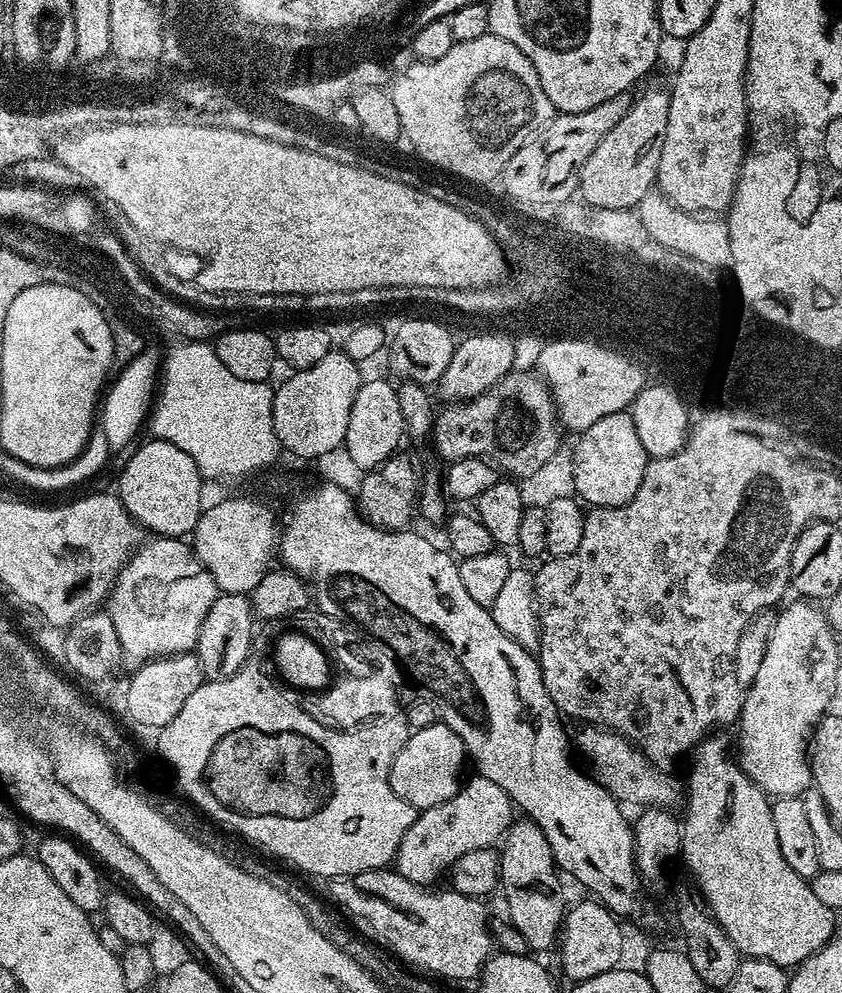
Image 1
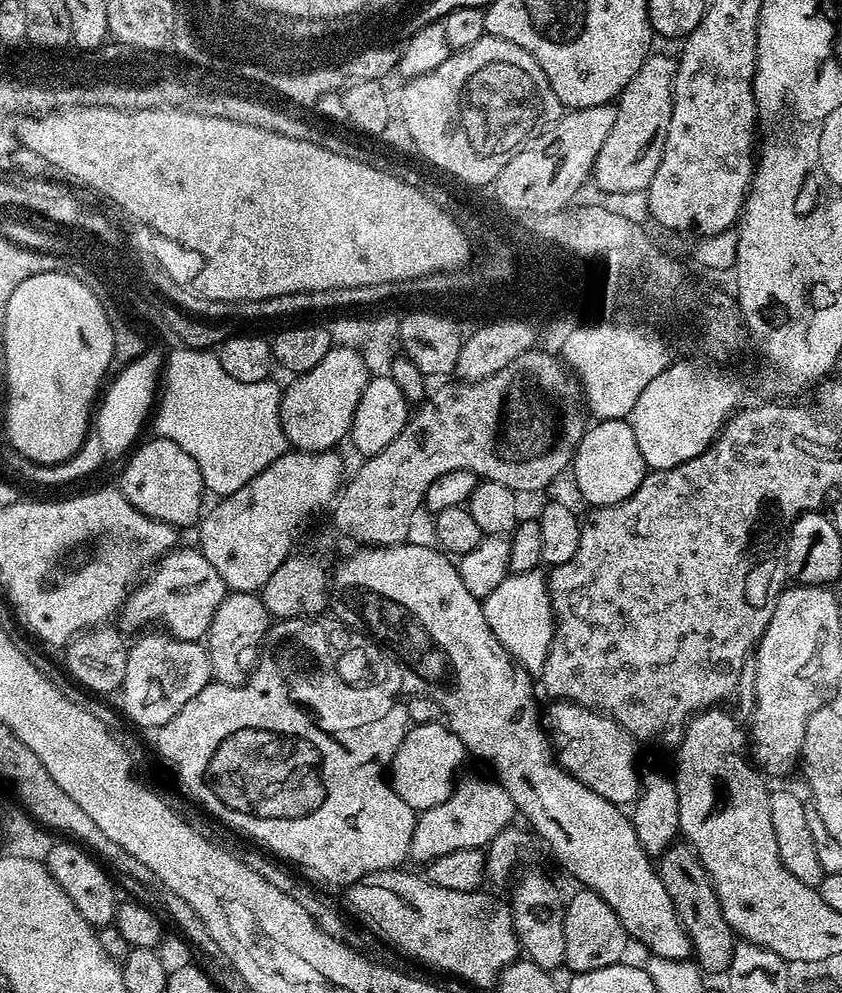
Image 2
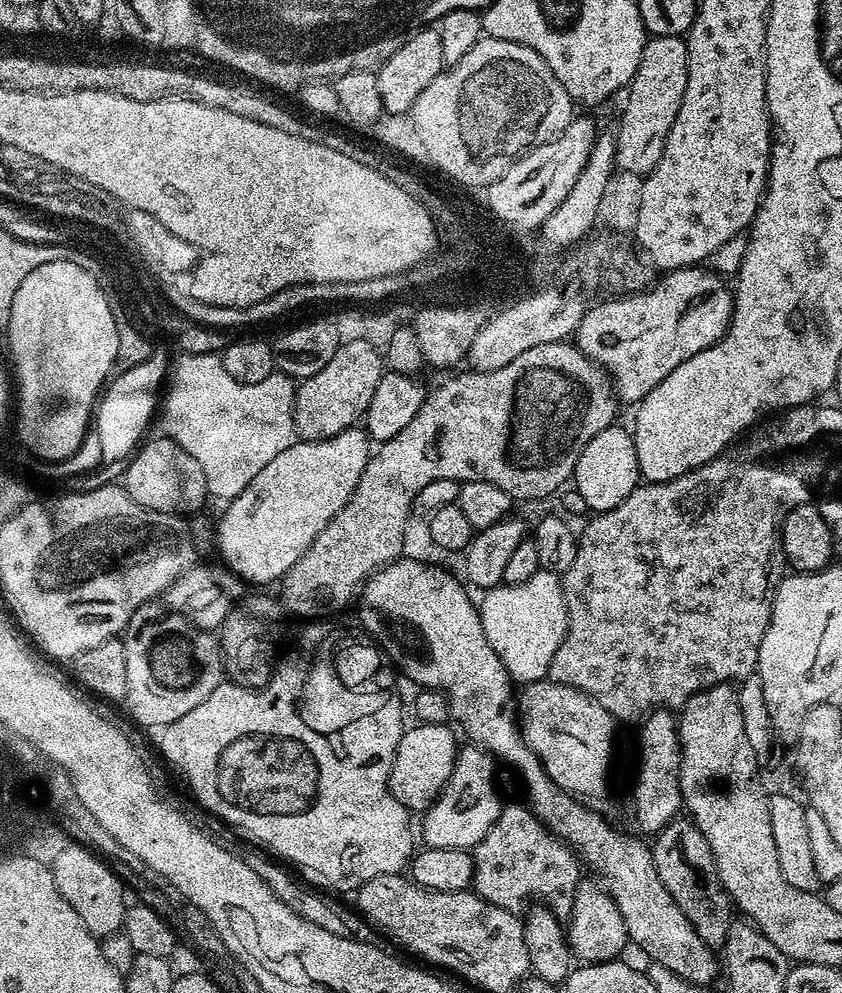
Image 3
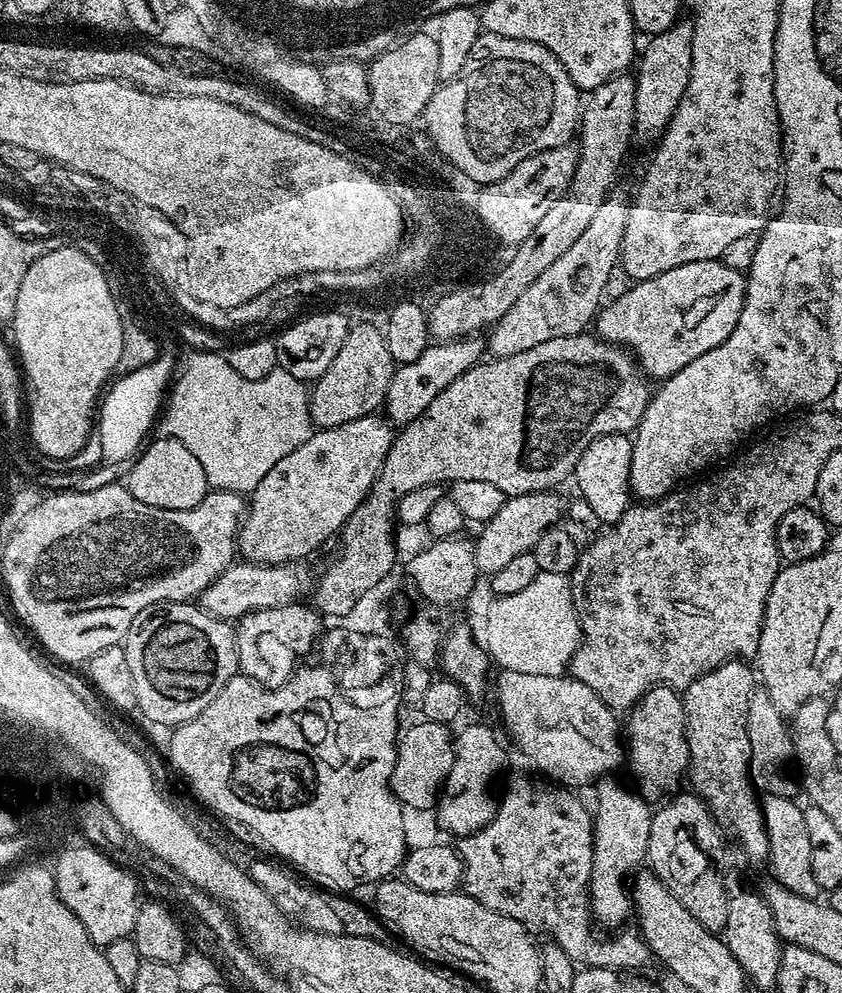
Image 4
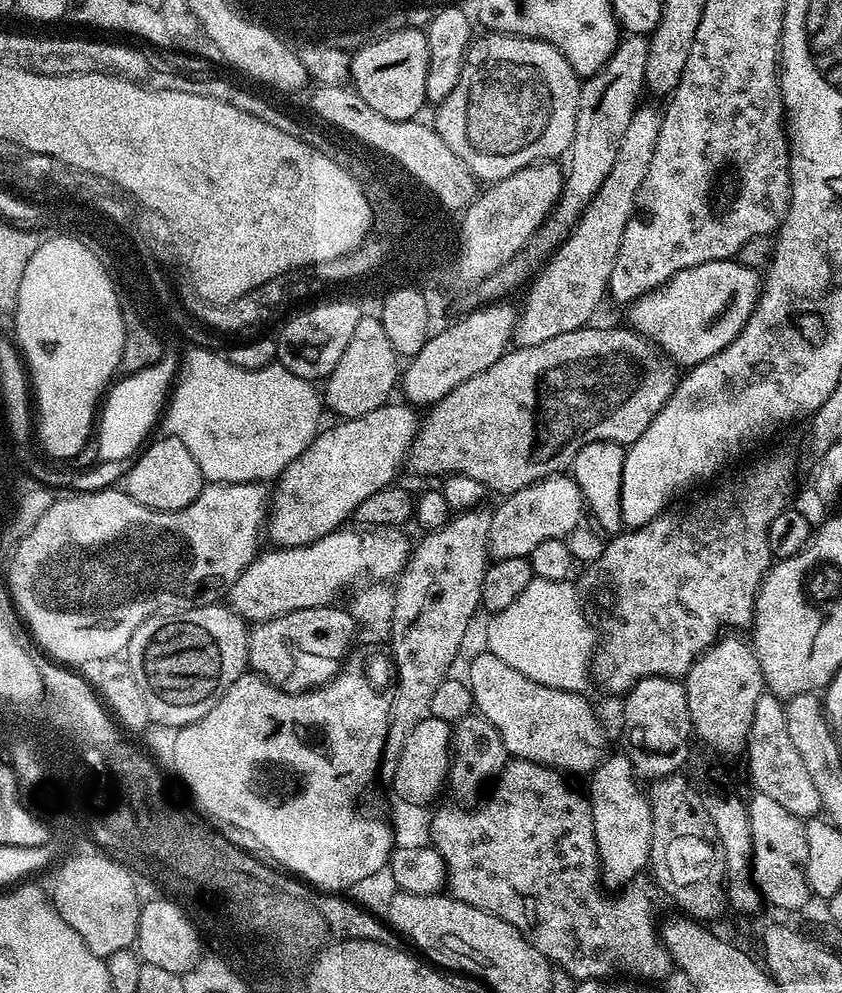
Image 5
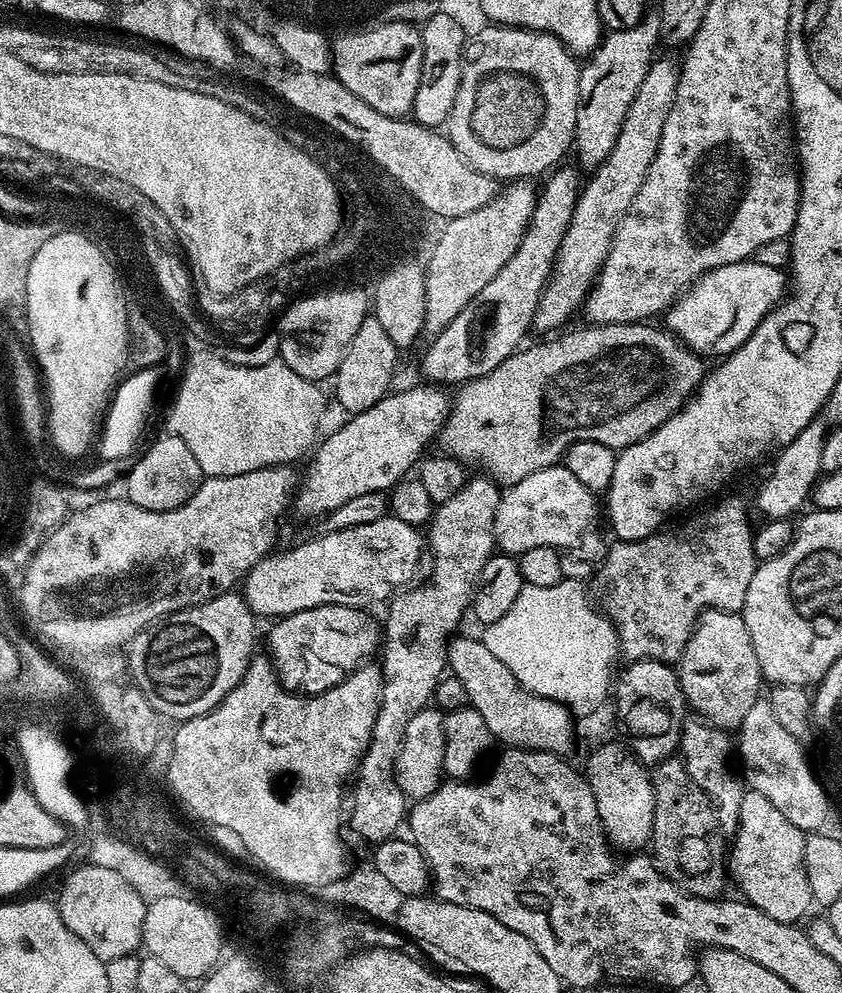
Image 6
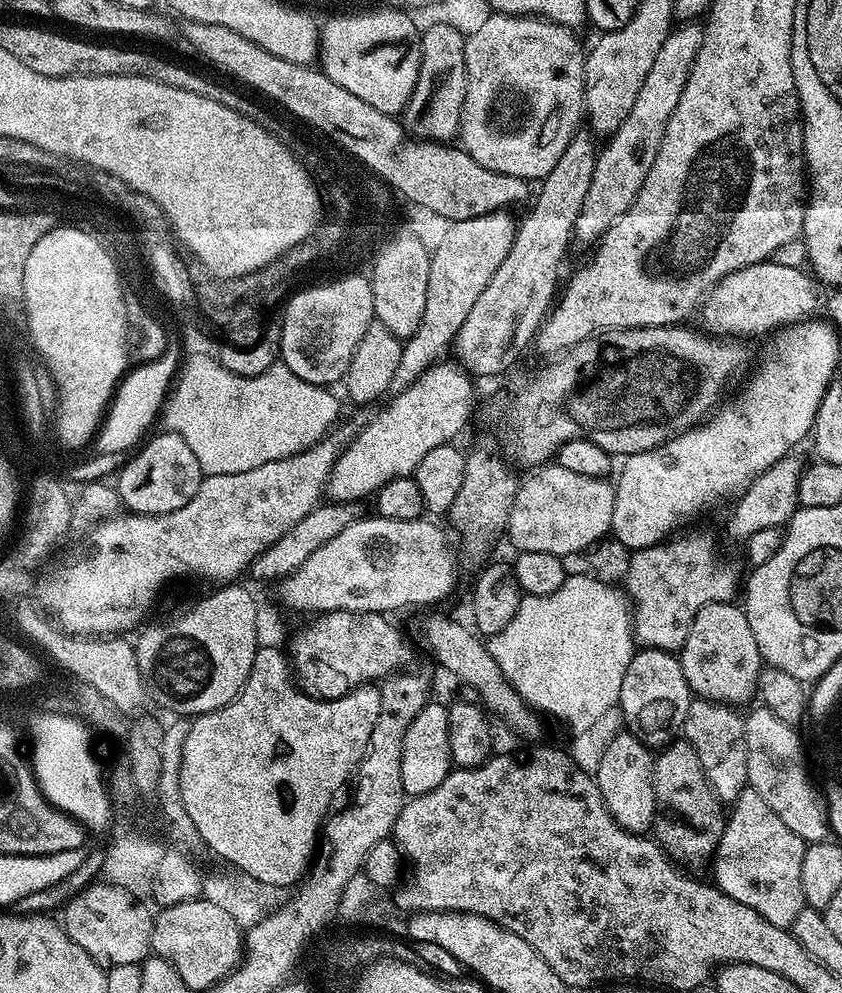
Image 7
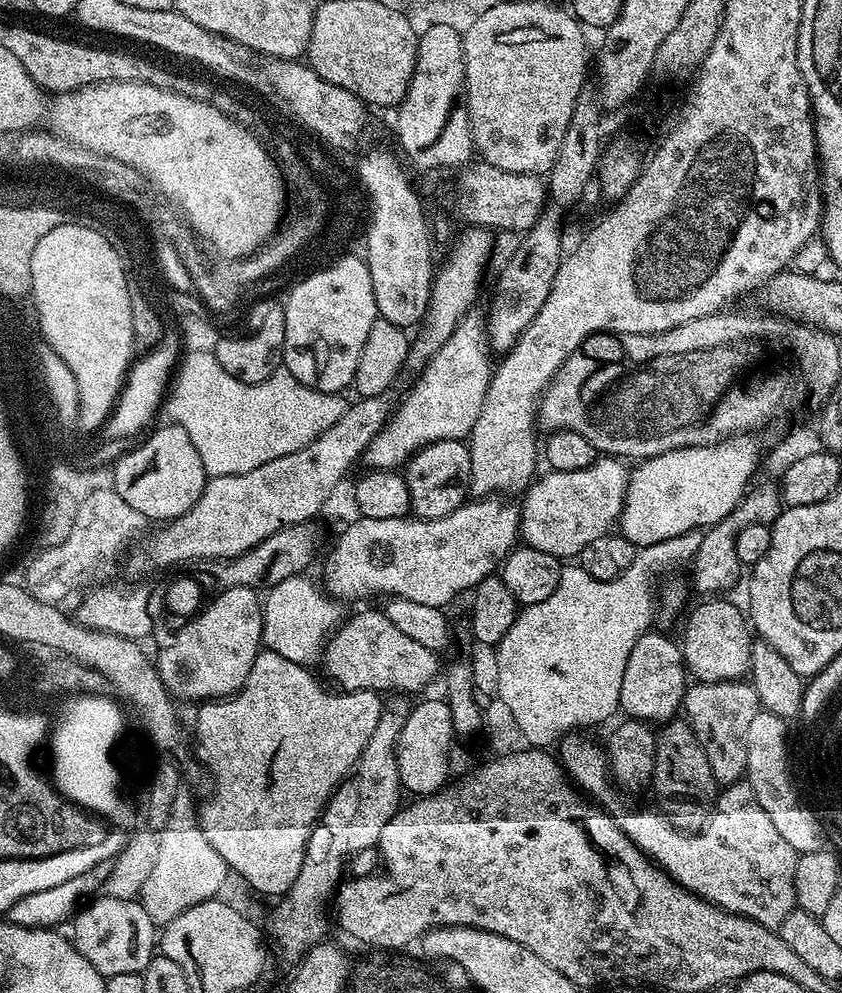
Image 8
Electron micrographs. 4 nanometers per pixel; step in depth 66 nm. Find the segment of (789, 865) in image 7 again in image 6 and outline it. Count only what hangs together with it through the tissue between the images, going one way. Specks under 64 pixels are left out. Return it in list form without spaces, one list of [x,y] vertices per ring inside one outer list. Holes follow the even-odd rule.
[[[745,791],[740,821],[726,856],[726,868],[731,883],[733,880],[740,887],[739,895],[778,922],[796,924],[814,908],[810,882],[806,878],[805,835],[790,822],[790,818],[786,818],[786,814],[782,814],[782,810],[776,809],[770,798]]]

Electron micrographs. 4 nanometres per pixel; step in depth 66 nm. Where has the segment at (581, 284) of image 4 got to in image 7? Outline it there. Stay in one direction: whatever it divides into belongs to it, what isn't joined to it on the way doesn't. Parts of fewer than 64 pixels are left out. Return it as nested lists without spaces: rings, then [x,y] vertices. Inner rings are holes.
[[[684,22],[673,27],[666,42],[662,42],[650,71],[642,81],[642,90],[638,90],[638,98],[634,98],[630,114],[626,114],[622,126],[607,137],[605,144],[608,145],[597,151],[594,179],[590,181],[590,190],[586,194],[586,202],[582,202],[576,223],[574,236],[577,241],[595,245],[604,232],[610,230],[622,214],[626,214],[638,190],[642,190],[642,182],[646,182],[646,174],[650,174],[650,166],[654,166],[654,158],[658,158],[658,146],[662,146],[666,122],[670,122],[670,114],[674,114],[674,106],[678,106],[678,98],[682,98],[686,78],[690,78],[703,37],[704,30],[699,23]]]

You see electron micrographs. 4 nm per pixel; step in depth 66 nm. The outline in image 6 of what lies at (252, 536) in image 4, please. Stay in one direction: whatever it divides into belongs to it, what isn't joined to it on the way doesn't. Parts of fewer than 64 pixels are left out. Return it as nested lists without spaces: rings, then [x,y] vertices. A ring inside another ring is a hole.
[[[428,382],[422,384],[424,385],[421,388],[408,388],[405,392],[393,391],[374,406],[370,406],[370,410],[362,410],[348,418],[337,432],[330,433],[325,440],[323,437],[315,449],[316,457],[313,458],[308,473],[302,476],[294,493],[294,512],[300,516],[323,518],[329,512],[338,510],[340,506],[350,502],[350,498],[375,492],[387,493],[405,479],[411,473],[408,471],[412,467],[413,471],[418,461],[425,455],[424,447],[439,437],[450,411],[450,396],[444,393],[447,391],[443,387],[433,386]]]

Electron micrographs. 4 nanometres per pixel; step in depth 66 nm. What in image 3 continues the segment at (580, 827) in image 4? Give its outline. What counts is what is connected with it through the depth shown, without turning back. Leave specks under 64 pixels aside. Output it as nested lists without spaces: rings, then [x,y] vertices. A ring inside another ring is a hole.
[[[505,803],[500,809],[498,822],[490,828],[490,834],[471,849],[474,862],[472,888],[481,900],[517,914],[535,902],[549,908],[555,916],[567,918],[572,914],[576,887],[582,879],[581,861],[534,815],[531,808],[520,804]]]

